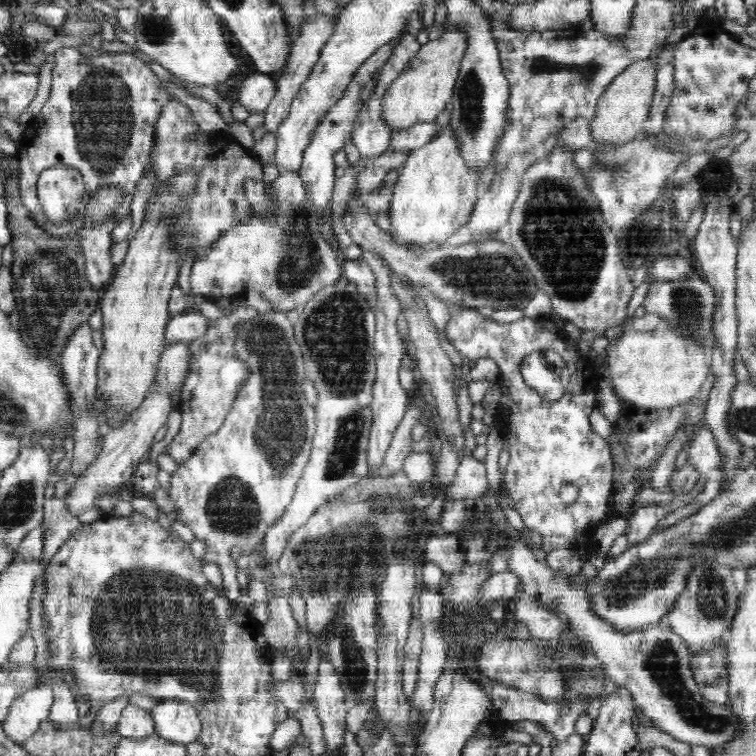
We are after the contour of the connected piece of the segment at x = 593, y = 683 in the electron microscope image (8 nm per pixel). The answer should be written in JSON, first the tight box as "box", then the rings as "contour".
{"box":[492,674,614,741],"contour":[[[574,674],[568,684],[568,694],[562,704],[552,704],[544,702],[540,697],[520,692],[511,686],[506,686],[500,682],[492,681],[492,711],[496,719],[515,722],[519,720],[530,720],[541,723],[553,734],[553,738],[560,741],[575,732],[575,722],[580,715],[595,714],[595,710],[600,706],[606,697],[614,690],[614,683],[601,674]]]}

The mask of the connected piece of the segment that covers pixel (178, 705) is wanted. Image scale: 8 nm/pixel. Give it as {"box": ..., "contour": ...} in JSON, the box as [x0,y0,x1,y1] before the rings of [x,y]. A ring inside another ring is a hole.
{"box":[150,699,201,745],"contour":[[[162,699],[150,711],[155,733],[164,740],[186,745],[194,742],[201,732],[200,714],[186,701]]]}

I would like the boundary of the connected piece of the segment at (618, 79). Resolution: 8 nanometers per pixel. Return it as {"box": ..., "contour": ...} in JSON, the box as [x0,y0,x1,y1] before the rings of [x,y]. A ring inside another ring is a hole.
{"box":[590,59,655,145],"contour":[[[650,59],[634,62],[622,74],[617,74],[596,102],[596,116],[590,124],[593,142],[623,145],[644,134],[643,127],[652,106],[655,88],[655,63]]]}

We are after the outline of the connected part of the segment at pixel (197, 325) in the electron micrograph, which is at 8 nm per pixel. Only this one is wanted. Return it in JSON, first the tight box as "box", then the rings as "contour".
{"box":[165,310,210,350],"contour":[[[198,310],[180,313],[169,318],[167,326],[167,341],[165,350],[172,343],[190,343],[206,334],[210,319],[204,317]]]}

